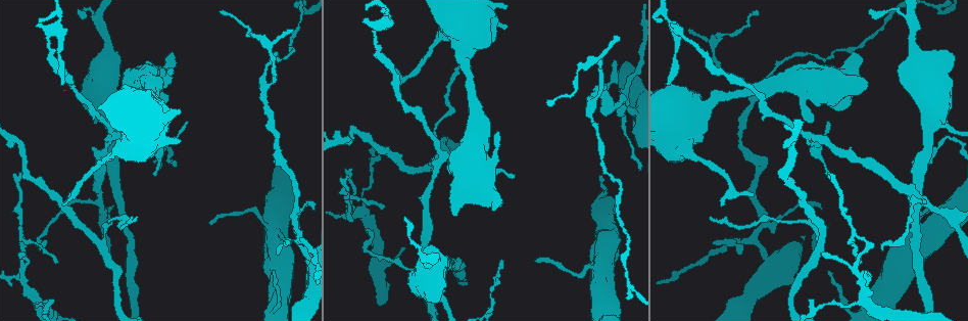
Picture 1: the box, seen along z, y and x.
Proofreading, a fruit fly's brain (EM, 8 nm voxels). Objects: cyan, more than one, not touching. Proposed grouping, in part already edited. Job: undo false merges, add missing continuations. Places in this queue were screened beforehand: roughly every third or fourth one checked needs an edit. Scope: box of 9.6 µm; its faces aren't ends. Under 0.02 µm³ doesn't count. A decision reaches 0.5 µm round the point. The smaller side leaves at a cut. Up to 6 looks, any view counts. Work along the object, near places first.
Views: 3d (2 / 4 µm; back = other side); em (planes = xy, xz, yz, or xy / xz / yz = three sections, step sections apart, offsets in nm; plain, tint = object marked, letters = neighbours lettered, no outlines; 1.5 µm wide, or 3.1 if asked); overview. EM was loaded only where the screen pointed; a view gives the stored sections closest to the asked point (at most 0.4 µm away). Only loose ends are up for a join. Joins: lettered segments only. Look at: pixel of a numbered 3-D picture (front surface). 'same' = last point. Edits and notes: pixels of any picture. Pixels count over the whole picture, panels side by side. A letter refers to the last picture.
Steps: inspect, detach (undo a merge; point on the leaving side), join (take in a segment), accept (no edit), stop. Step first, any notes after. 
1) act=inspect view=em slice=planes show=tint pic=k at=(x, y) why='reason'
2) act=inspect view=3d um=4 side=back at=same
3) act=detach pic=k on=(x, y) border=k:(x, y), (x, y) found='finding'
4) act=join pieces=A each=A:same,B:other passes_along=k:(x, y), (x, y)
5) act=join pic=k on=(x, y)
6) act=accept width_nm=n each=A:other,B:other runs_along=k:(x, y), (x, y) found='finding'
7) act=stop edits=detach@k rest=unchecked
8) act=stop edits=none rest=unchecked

act=inspect view=3d um=4 pic=1 at=(751, 196) why='tapers out'

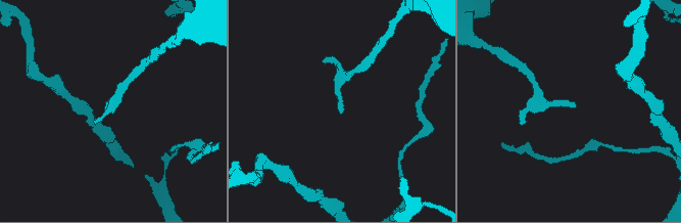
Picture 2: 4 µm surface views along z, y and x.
act=inspect view=em slice=planes show=tint pic=2 at=(575, 106) why='now the EM'

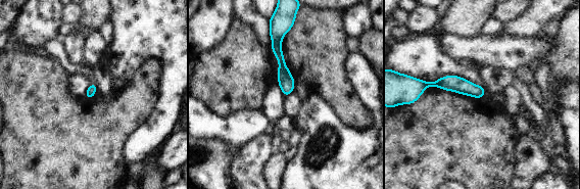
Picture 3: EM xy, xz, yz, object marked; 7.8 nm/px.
act=inspect view=em slice=planes show=letters at=same why='see the neighbours'

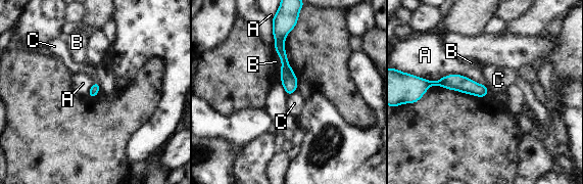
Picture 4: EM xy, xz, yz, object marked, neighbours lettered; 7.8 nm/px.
act=accept each=A:other,B:other,C:other border=4:(296, 90), (287, 95) found='none of them fits'

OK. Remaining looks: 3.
act=inspect view=3d um=2 pic=1 at=(670, 24) why='thin end'

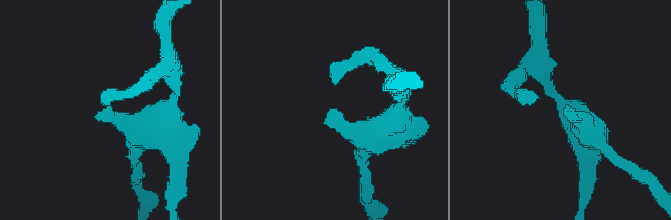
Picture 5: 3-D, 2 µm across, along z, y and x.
act=inspect view=em slice=planes show=tint pic=5 at=(94, 116) why='shape alone is not enough'

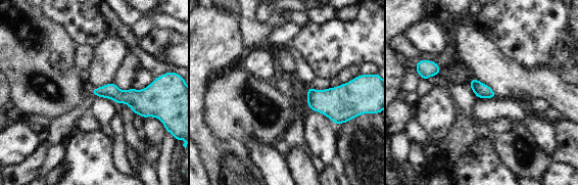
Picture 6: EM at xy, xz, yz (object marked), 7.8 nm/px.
act=inspect view=em slice=planes show=letters at=same why='see the neighbours'

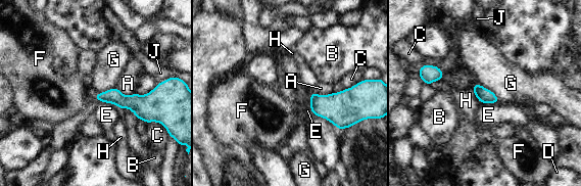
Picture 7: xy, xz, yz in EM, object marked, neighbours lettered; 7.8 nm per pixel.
act=accept each=A:other,B:other,C:other,D:other,E:other,F:other,G:other,H:other,J:other border=7:(475, 82), (489, 89), (498, 102) found='none of them fits'

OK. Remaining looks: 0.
act=stop edits=none rest=unchecked

